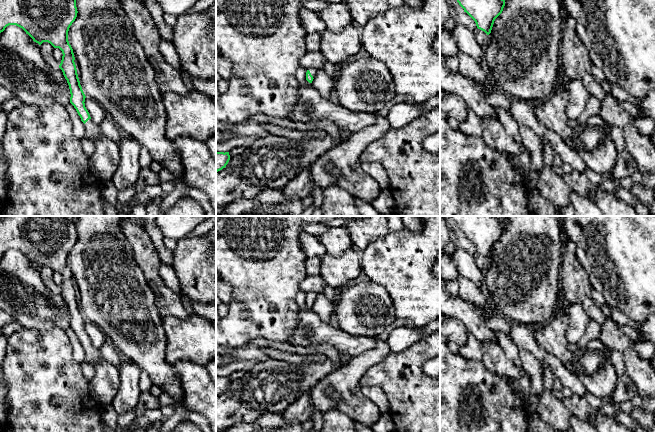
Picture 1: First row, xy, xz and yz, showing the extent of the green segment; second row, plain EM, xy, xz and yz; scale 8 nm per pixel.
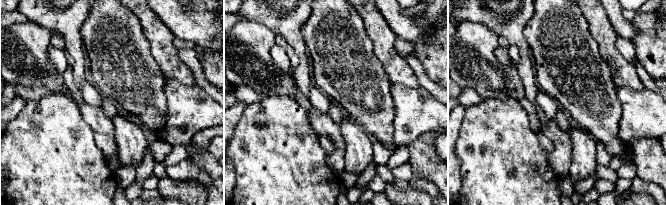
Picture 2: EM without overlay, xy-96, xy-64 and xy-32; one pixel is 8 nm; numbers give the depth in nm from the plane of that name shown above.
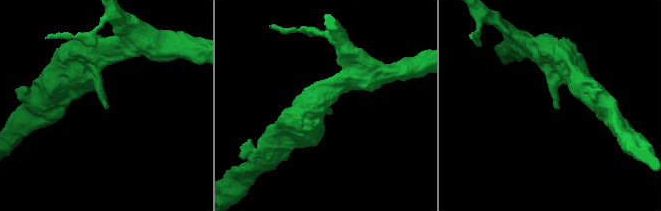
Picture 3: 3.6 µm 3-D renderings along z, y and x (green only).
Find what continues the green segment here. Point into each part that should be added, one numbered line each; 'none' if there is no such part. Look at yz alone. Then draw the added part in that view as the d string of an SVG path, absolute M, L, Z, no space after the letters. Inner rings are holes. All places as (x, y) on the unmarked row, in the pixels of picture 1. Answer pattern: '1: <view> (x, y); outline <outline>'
none

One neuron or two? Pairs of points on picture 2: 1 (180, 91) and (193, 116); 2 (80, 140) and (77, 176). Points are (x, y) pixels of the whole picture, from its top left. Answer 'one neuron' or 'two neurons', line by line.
1: one neuron
2: one neuron

